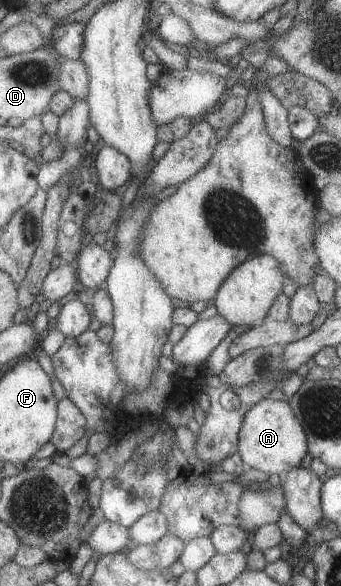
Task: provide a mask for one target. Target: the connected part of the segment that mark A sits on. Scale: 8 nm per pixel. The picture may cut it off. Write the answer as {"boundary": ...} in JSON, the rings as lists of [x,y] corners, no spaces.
{"boundary":[[[266,397],[246,413],[240,431],[238,453],[248,468],[280,477],[301,465],[308,453],[308,445],[305,430],[296,420],[288,400],[275,401]]]}

